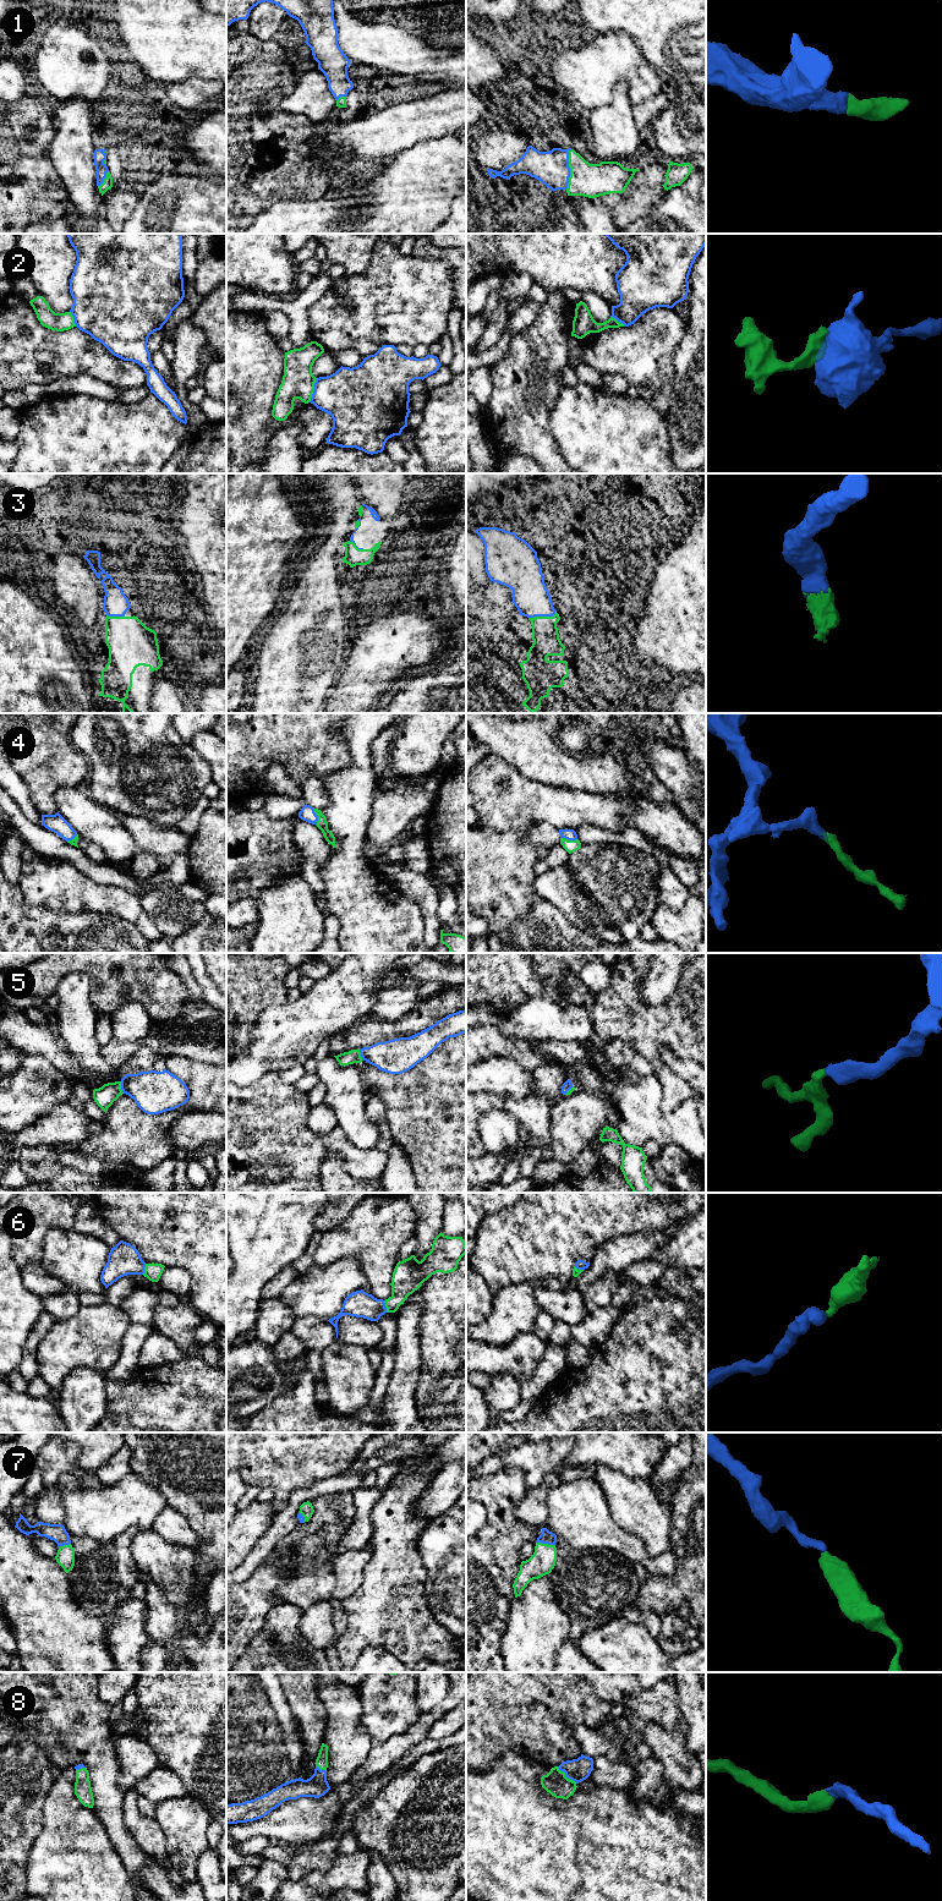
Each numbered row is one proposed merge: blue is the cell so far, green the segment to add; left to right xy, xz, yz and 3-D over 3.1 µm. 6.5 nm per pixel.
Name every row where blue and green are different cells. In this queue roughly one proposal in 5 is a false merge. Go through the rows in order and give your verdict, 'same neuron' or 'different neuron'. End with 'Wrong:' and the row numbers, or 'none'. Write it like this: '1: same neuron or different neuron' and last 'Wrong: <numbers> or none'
1: same neuron
2: different neuron
3: same neuron
4: same neuron
5: same neuron
6: same neuron
7: same neuron
8: same neuron
Wrong: 2

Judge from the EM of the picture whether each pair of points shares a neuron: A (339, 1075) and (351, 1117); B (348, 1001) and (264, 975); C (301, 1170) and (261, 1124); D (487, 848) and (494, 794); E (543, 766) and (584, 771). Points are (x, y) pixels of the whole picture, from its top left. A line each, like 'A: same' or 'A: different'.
A: same
B: different
C: same
D: different
E: same

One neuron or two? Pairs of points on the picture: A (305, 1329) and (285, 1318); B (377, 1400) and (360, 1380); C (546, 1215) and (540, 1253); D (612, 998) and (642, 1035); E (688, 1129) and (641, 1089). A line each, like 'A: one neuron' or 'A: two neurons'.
A: two neurons
B: two neurons
C: one neuron
D: one neuron
E: one neuron

